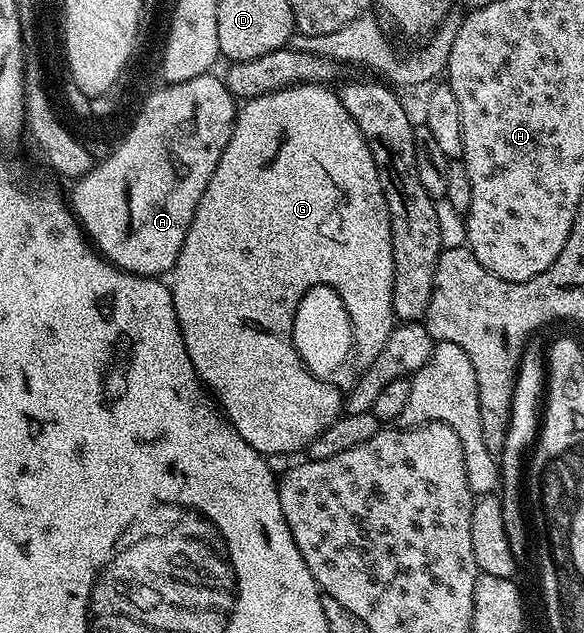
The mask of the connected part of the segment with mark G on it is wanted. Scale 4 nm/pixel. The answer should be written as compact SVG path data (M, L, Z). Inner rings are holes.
M297 84L294 88L282 88L246 101L238 109L231 137L221 154L221 162L217 162L217 170L213 170L213 178L209 178L209 186L205 186L201 202L197 202L197 210L185 234L181 254L177 254L177 262L169 276L169 287L173 306L177 310L177 322L181 326L183 341L195 367L195 373L203 381L208 393L217 401L223 415L231 421L237 434L241 434L241 438L245 438L245 442L249 442L253 450L262 452L266 457L273 454L291 456L295 452L302 453L307 445L313 442L313 438L317 438L317 434L321 434L321 430L325 430L327 424L333 423L345 408L344 393L339 393L326 379L312 374L294 348L291 331L294 328L294 314L302 296L318 284L332 287L340 295L351 319L354 355L359 355L360 365L366 366L373 362L373 358L377 358L377 354L381 354L385 342L389 342L389 334L397 327L393 310L394 273L391 219L385 194L381 190L381 178L377 174L373 154L357 122L349 118L349 110L345 110L345 106L339 100L338 91L321 84Z

